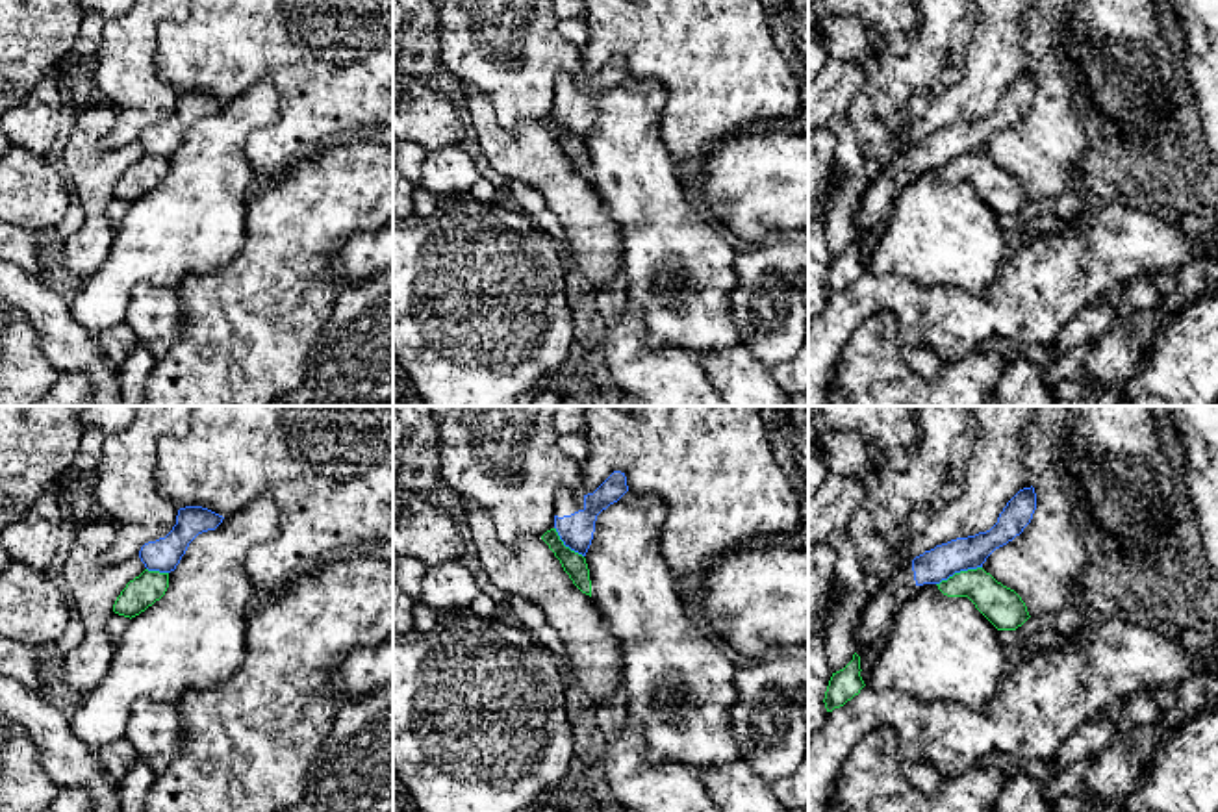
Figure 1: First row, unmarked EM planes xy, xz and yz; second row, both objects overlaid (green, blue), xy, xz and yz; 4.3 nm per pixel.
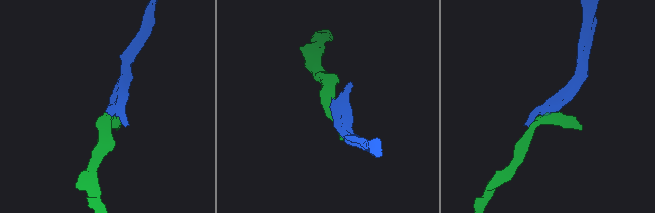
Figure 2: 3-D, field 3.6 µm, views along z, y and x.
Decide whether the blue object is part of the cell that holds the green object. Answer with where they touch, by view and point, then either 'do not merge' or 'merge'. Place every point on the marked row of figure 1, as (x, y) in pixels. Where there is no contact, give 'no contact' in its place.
contact yz (961, 571); do not merge

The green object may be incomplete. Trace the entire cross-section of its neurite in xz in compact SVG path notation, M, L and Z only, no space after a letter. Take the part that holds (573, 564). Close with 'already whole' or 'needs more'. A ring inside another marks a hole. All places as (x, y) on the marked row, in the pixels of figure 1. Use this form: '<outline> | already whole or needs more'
M556 528L547 530L541 539L549 545L554 556L560 560L564 571L569 575L573 584L586 595L591 597L591 580L586 558L564 545Z | already whole

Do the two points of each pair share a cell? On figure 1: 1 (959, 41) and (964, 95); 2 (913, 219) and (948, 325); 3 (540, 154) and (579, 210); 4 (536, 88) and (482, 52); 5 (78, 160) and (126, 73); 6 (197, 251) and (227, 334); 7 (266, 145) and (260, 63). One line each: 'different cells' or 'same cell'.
1: different cells
2: different cells
3: same cell
4: same cell
5: different cells
6: different cells
7: same cell

